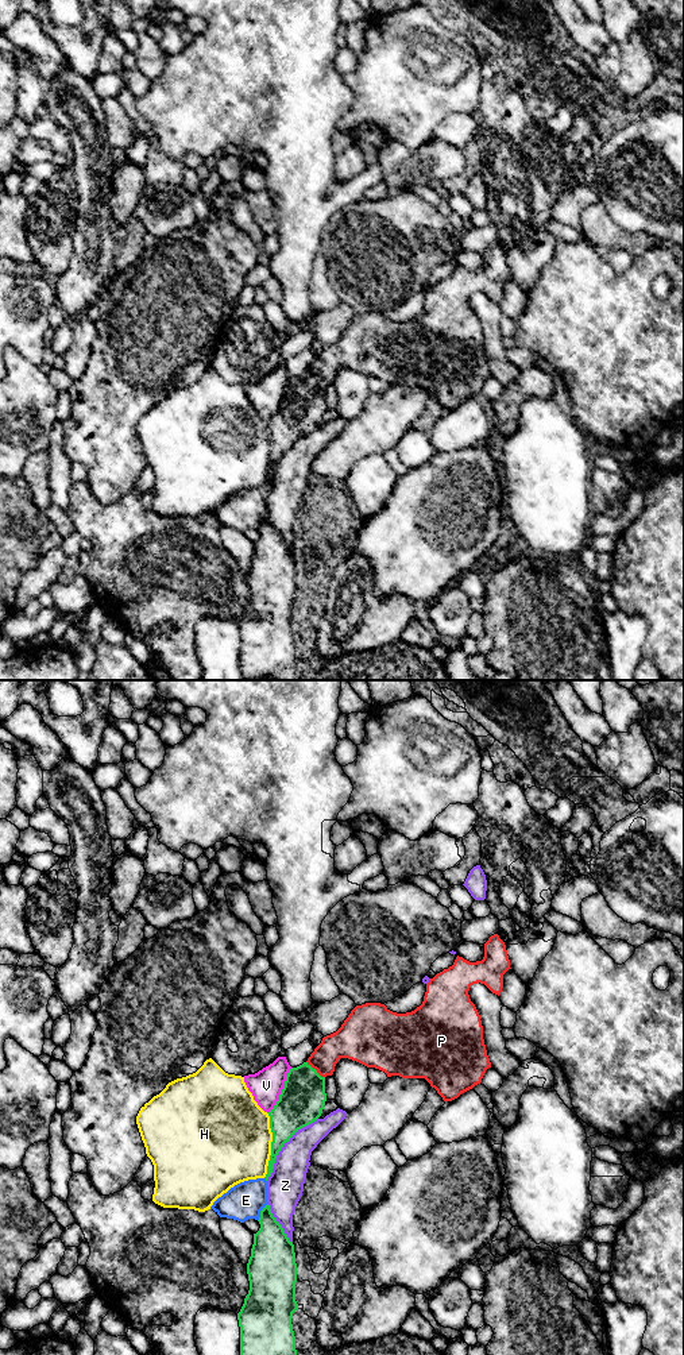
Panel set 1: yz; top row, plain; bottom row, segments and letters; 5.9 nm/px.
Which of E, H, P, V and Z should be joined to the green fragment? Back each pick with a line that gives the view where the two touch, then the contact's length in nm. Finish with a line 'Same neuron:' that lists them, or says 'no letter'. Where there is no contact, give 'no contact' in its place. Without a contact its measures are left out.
P: meets green in yz; contact 150 nm long
Same neuron: P

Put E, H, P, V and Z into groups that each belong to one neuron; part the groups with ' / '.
E / H / P / V / Z

